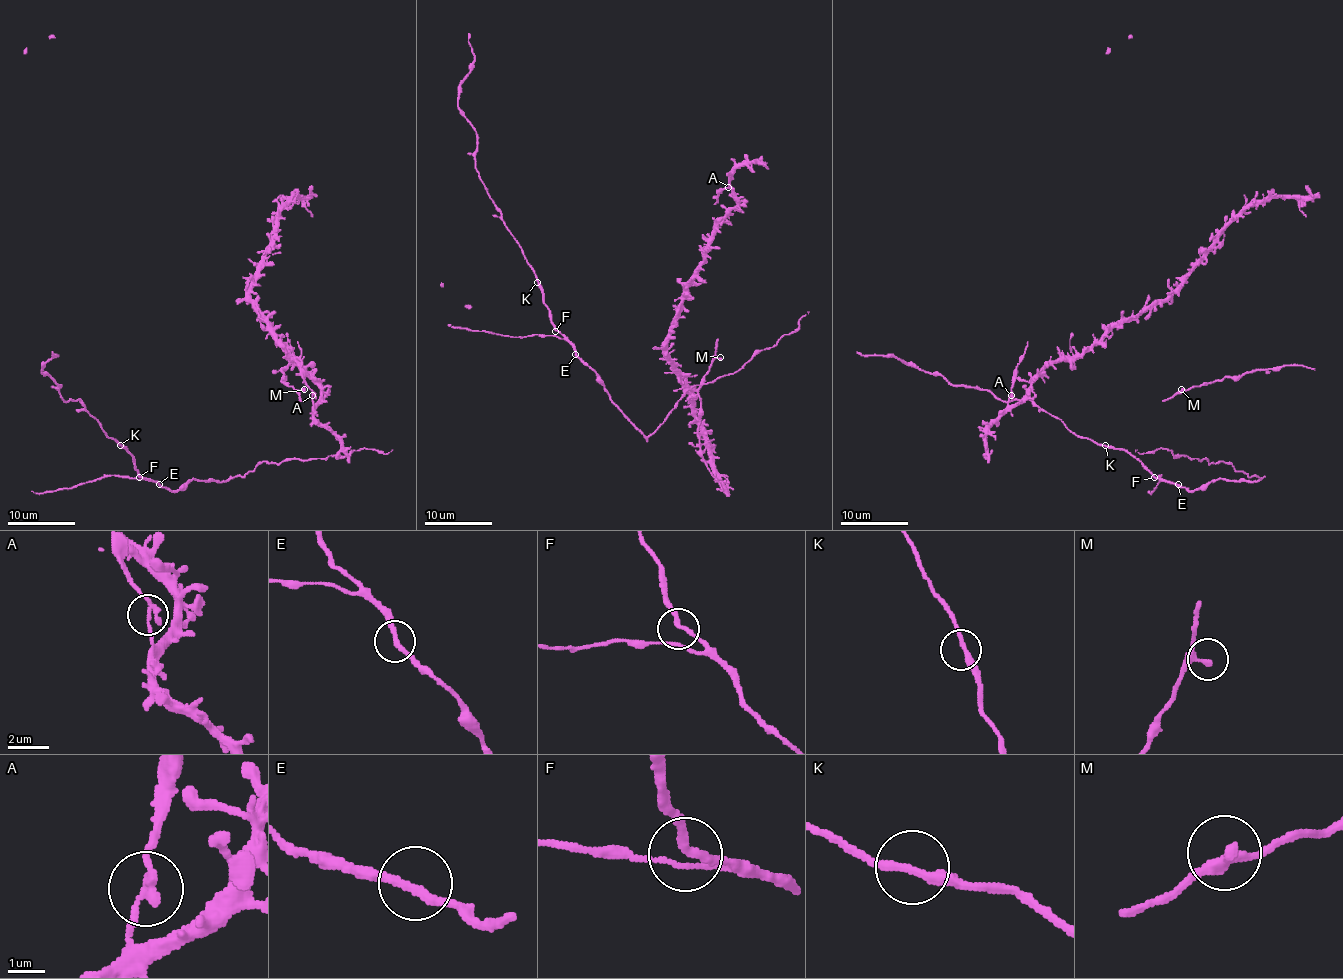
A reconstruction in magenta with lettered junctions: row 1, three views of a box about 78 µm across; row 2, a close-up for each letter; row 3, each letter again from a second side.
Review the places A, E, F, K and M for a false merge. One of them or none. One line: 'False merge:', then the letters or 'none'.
False merge: A

